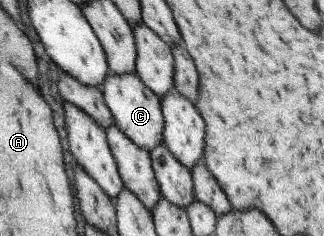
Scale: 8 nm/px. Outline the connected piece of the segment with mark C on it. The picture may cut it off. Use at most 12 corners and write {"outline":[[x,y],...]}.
{"outline":[[133,73],[100,88],[115,124],[150,152],[163,141],[160,98]]}

